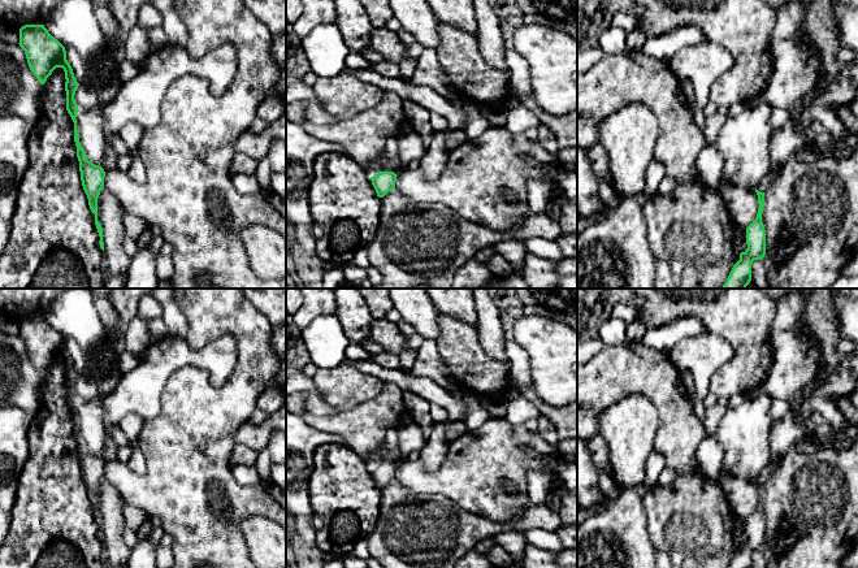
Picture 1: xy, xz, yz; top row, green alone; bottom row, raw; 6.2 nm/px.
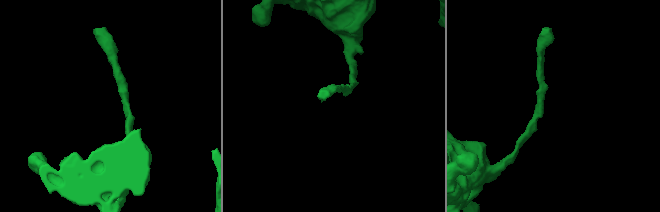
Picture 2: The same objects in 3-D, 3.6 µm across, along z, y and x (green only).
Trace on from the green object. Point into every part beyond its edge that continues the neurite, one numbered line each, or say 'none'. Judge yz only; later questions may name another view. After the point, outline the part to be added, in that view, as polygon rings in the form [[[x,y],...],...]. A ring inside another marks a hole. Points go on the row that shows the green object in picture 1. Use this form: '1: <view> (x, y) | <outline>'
none

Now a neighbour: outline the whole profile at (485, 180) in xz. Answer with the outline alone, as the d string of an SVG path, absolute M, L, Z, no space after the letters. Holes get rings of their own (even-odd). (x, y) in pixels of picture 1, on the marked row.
M504 127L489 129L474 140L467 140L448 151L446 168L436 182L424 178L421 168L396 177L395 187L416 203L439 203L463 218L484 227L504 231L516 229L529 212L526 182L530 178L547 181L546 165L530 155L533 142L524 134L512 134Z

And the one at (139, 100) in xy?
M231 43L216 47L202 58L192 58L185 47L176 44L155 48L143 61L139 73L121 83L116 96L101 107L107 143L104 172L117 170L112 140L126 123L135 122L143 129L159 123L161 104L174 81L192 74L208 83L213 96L221 96L229 90L238 64L237 47Z

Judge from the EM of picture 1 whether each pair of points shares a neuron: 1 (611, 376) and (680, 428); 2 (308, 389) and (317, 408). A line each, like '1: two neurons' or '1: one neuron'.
1: one neuron
2: one neuron

